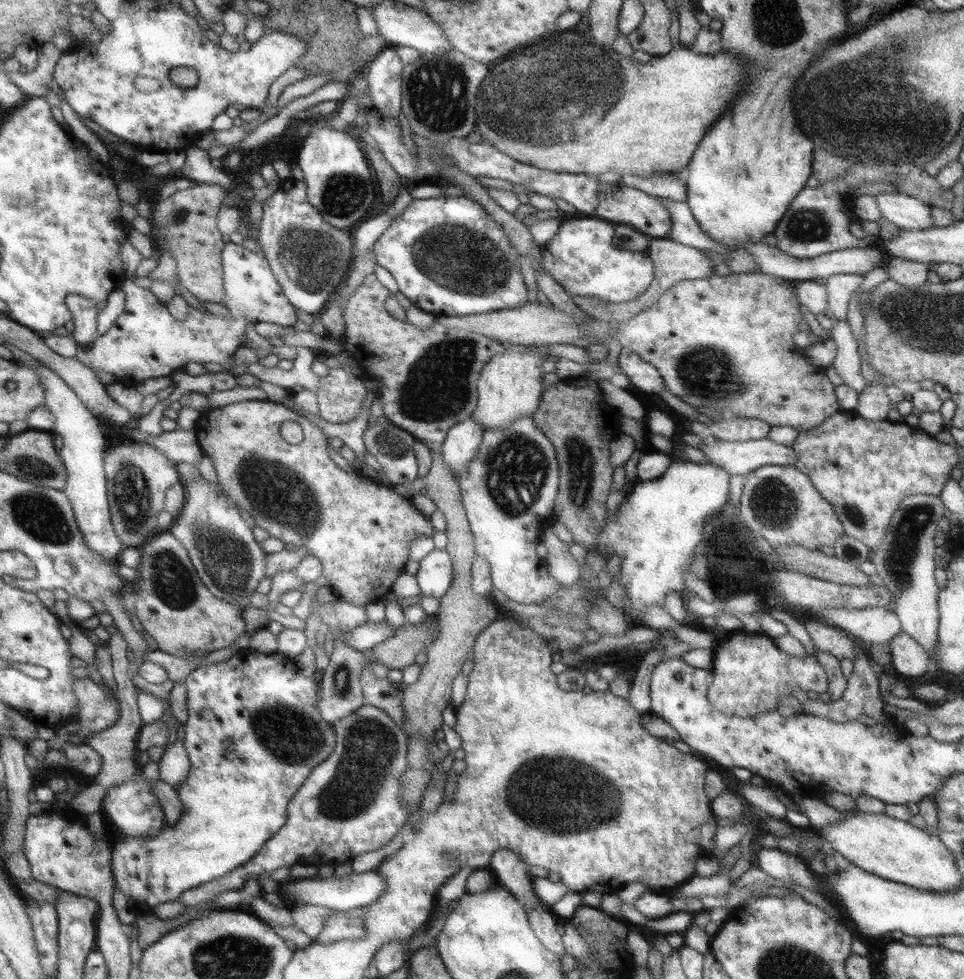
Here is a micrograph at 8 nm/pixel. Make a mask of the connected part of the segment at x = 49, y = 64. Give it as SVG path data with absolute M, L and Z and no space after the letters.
M45 43L40 47L40 54L38 56L37 64L32 68L28 69L25 73L21 71L6 72L5 74L9 77L9 80L24 92L27 97L29 96L45 96L45 91L49 89L49 81L52 78L53 69L57 59L59 59L61 51L57 50L51 43Z

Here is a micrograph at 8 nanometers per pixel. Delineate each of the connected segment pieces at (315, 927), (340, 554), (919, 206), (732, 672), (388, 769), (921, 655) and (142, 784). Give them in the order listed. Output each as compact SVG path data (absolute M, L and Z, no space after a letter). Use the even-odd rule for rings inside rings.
M299 903L290 907L291 918L295 923L295 928L312 941L321 932L321 927L330 916L330 912L332 910L323 905Z
M261 399L242 400L221 407L215 407L214 409L209 409L201 413L196 421L195 429L197 430L196 439L201 448L201 453L213 463L213 470L215 471L215 475L217 475L217 481L226 493L227 499L231 502L233 501L237 508L245 510L249 516L251 516L251 519L255 521L255 526L269 533L269 536L273 536L273 538L277 538L277 540L281 540L284 543L290 542L296 547L307 548L310 552L309 555L313 555L320 560L322 564L321 576L327 580L327 588L329 588L337 598L343 598L343 600L349 602L349 604L357 604L357 606L359 606L382 601L384 596L391 592L391 586L393 582L395 582L395 578L404 571L404 564L408 561L407 549L409 542L415 540L417 536L427 536L427 538L431 538L433 532L435 532L429 518L425 518L423 514L413 507L410 498L403 498L403 496L393 492L392 486L378 485L373 474L370 472L357 471L357 474L353 477L335 466L329 459L327 450L325 450L329 444L328 438L323 434L323 431L308 418L301 416L299 412L295 410L284 407L283 404ZM286 420L297 422L301 427L304 438L299 444L287 444L287 442L282 439L279 432L280 424Z
M879 193L875 196L880 216L903 230L925 230L934 227L931 207L903 193Z
M748 627L735 630L723 638L717 639L716 642L713 642L711 649L713 651L711 668L713 678L707 689L706 697L713 708L725 716L753 718L756 714L761 714L766 710L774 710L779 704L779 698L784 694L790 694L795 686L802 691L811 690L811 692L817 692L820 696L825 697L826 695L827 676L815 657L810 655L798 657L783 652L780 644L773 638L763 633L750 632Z
M365 706L354 710L351 714L340 718L332 724L337 736L333 752L320 762L297 789L286 806L285 824L245 863L231 869L226 875L204 882L195 888L188 888L178 895L187 906L202 904L206 898L216 892L241 889L249 878L257 878L261 874L272 872L286 865L333 864L343 860L353 860L363 852L377 850L397 834L408 817L406 804L400 800L400 778L408 767L408 736L405 731L395 726L391 719L374 706Z
M901 630L891 637L888 649L892 658L893 674L903 679L921 676L931 666L931 660L923 647Z
M148 760L140 769L141 780L123 781L109 786L102 800L101 813L107 826L115 828L128 838L149 838L155 836L164 826L164 814L152 791L152 784L159 778L158 761Z

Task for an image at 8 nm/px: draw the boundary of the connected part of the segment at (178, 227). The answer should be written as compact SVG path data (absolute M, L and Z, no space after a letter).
M195 183L176 190L169 197L160 197L152 209L153 237L166 242L165 248L175 260L180 284L201 303L224 300L220 254L225 242L221 241L216 216L227 194L228 191L218 184Z

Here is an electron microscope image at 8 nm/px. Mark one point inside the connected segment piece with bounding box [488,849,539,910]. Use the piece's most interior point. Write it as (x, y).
(510, 871)

